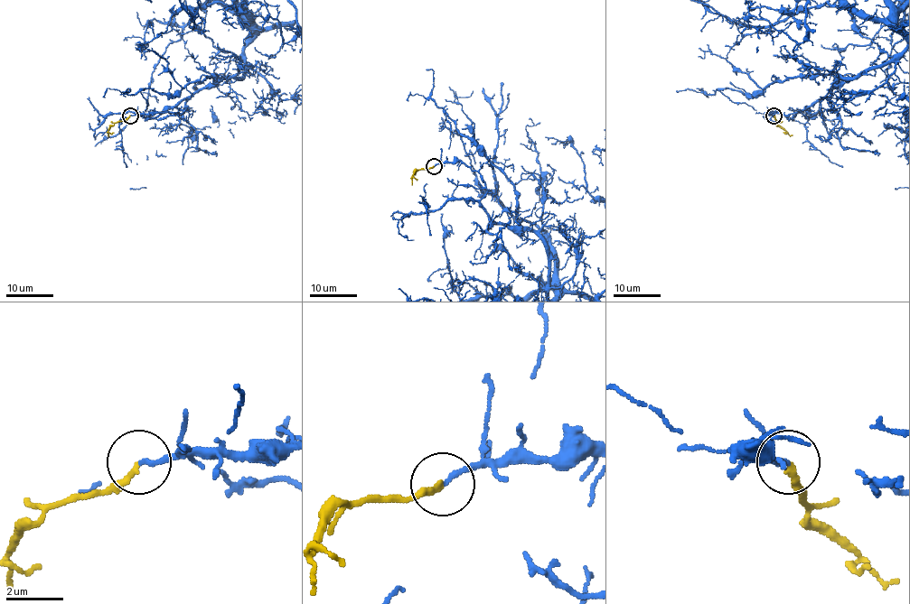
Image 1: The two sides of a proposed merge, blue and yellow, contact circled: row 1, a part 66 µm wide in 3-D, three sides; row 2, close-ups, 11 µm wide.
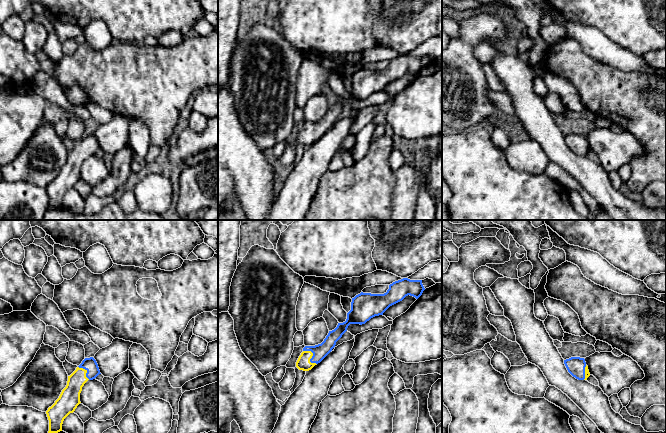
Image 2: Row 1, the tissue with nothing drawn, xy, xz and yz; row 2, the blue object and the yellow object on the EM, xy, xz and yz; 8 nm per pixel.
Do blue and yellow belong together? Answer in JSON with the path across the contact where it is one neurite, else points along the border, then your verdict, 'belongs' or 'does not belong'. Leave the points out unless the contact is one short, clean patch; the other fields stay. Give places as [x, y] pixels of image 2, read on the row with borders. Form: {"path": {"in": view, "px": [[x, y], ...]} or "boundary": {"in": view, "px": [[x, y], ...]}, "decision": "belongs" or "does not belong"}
{"path": {"in": "xz", "px": [[320, 351], [312, 356], [303, 363]]}, "decision": "belongs"}

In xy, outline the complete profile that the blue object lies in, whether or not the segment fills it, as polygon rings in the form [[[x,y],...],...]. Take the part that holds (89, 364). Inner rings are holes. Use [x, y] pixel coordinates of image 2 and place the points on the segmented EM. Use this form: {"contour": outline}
{"contour": [[[93,357],[85,358],[76,370],[68,376],[66,387],[59,398],[46,411],[49,420],[48,433],[62,431],[64,419],[75,411],[80,402],[82,387],[88,380],[95,379],[100,373],[98,364]]]}

